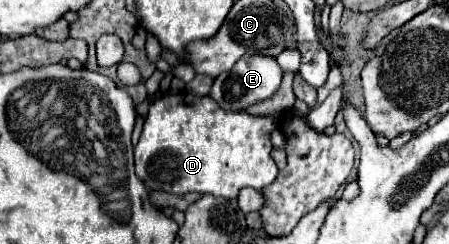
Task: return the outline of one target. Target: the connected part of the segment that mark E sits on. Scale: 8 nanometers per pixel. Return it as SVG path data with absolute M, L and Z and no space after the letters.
M245 55L241 57L235 67L227 73L221 73L211 89L211 97L219 103L221 109L227 111L243 111L249 105L255 105L263 99L269 99L281 83L281 67L273 57L267 55Z

